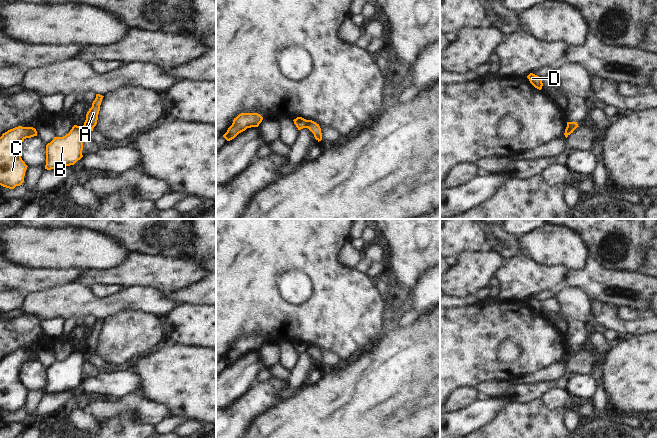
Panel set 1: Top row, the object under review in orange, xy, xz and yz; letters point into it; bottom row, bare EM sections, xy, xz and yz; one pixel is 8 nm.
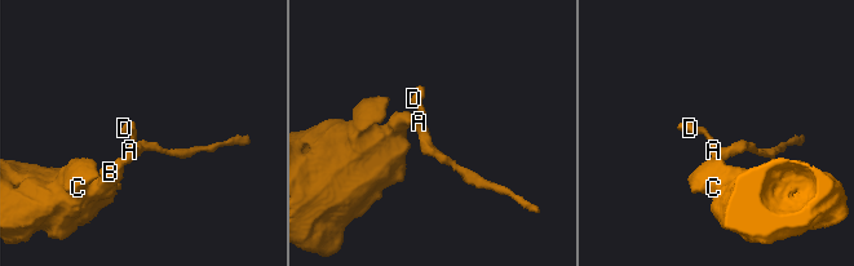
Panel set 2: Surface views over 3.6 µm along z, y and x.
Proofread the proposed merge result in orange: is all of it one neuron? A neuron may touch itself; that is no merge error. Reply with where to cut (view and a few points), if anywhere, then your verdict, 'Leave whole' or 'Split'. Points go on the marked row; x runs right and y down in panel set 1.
Split along xy (81, 126), (84, 134). Split.

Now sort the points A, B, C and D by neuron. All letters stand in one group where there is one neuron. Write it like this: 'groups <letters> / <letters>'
groups A D / B C

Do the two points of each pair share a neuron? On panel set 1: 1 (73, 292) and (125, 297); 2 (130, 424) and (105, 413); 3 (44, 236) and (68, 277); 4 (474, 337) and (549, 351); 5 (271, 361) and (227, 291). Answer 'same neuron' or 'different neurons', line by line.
1: same neuron
2: different neurons
3: different neurons
4: same neuron
5: different neurons

